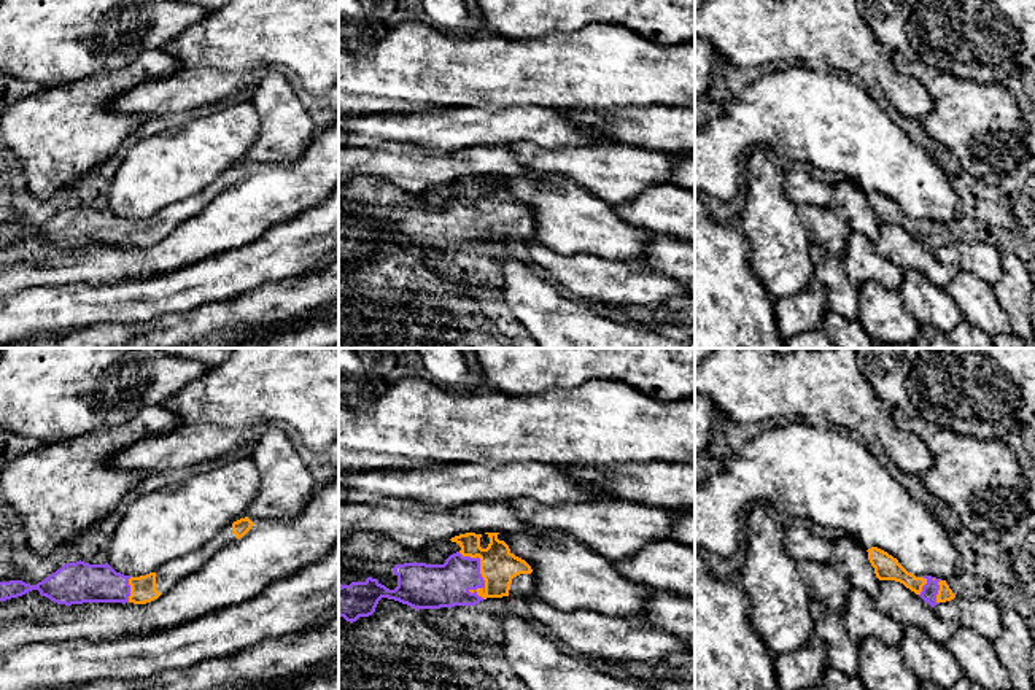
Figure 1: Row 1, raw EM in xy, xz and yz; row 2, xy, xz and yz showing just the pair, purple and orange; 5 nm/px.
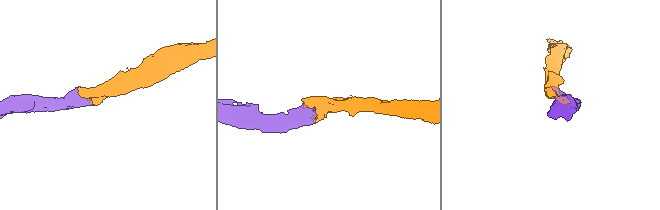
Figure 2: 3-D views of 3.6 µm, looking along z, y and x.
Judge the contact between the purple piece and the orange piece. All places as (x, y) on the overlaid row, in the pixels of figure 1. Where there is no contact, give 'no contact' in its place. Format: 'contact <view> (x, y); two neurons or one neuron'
contact xz (479, 571); one neuron

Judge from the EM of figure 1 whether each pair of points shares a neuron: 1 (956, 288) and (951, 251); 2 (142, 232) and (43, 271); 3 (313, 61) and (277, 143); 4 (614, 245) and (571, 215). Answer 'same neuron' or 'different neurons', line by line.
1: different neurons
2: different neurons
3: different neurons
4: same neuron

